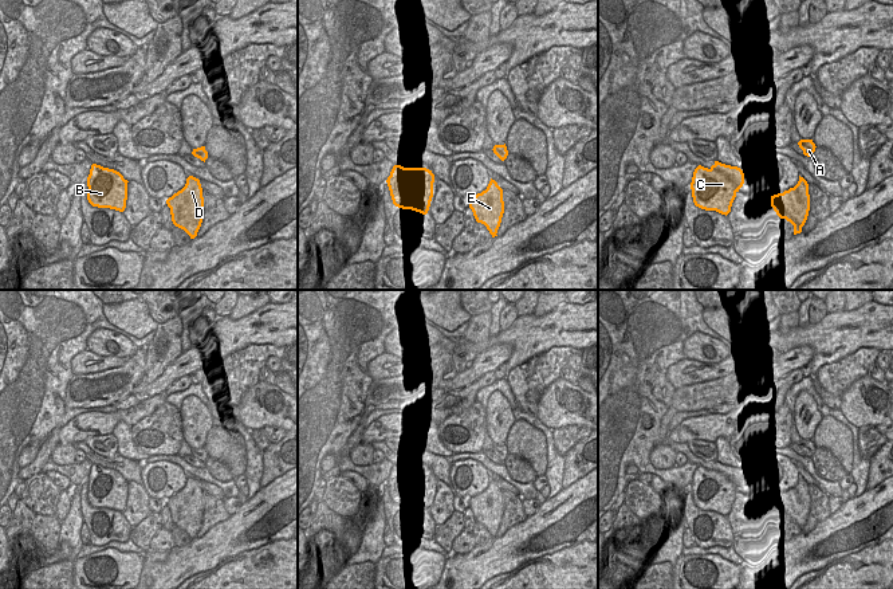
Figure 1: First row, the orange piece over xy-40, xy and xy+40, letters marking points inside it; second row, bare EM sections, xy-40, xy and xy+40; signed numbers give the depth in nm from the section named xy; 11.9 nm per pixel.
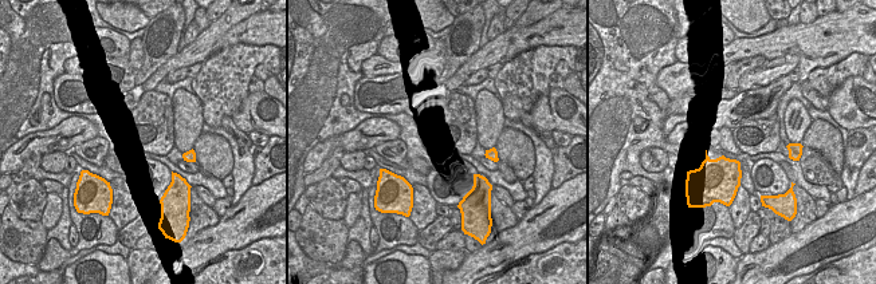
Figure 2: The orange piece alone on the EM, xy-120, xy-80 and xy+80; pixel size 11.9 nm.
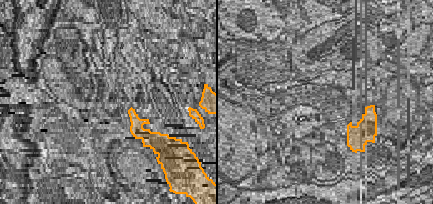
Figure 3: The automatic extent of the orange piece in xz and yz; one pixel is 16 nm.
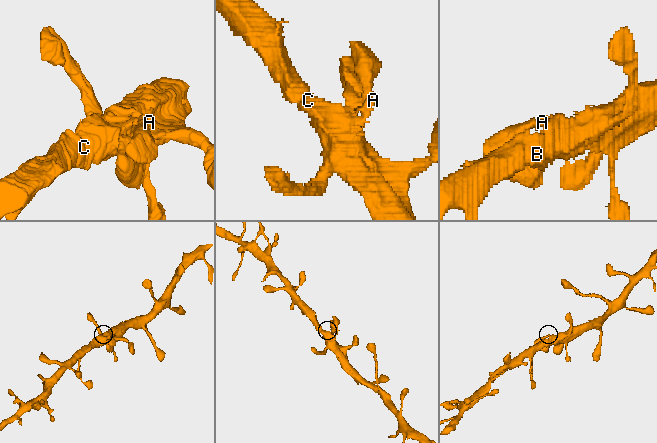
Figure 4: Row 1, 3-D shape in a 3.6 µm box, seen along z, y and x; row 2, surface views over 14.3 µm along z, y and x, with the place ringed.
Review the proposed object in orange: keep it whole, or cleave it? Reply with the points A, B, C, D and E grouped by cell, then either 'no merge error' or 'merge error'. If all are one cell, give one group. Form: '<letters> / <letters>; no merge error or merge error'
A B C D E; no merge error

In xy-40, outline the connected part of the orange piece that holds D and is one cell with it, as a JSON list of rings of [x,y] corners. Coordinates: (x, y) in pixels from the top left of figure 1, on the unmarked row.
[[[189,476],[185,487],[169,498],[166,504],[170,508],[173,525],[184,530],[190,539],[194,539],[204,515],[204,498],[200,480]]]

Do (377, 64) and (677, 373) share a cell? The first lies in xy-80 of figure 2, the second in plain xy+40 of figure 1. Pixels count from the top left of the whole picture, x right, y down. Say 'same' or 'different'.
same

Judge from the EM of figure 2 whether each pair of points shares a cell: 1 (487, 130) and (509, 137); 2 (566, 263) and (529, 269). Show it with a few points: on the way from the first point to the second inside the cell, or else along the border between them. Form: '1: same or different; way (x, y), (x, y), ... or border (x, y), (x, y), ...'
1: different; border (503, 127), (494, 146)
2: same; way (557, 263), (545, 263), (538, 269)

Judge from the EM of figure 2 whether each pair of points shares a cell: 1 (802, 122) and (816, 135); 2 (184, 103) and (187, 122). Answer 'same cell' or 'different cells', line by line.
1: different cells
2: same cell

